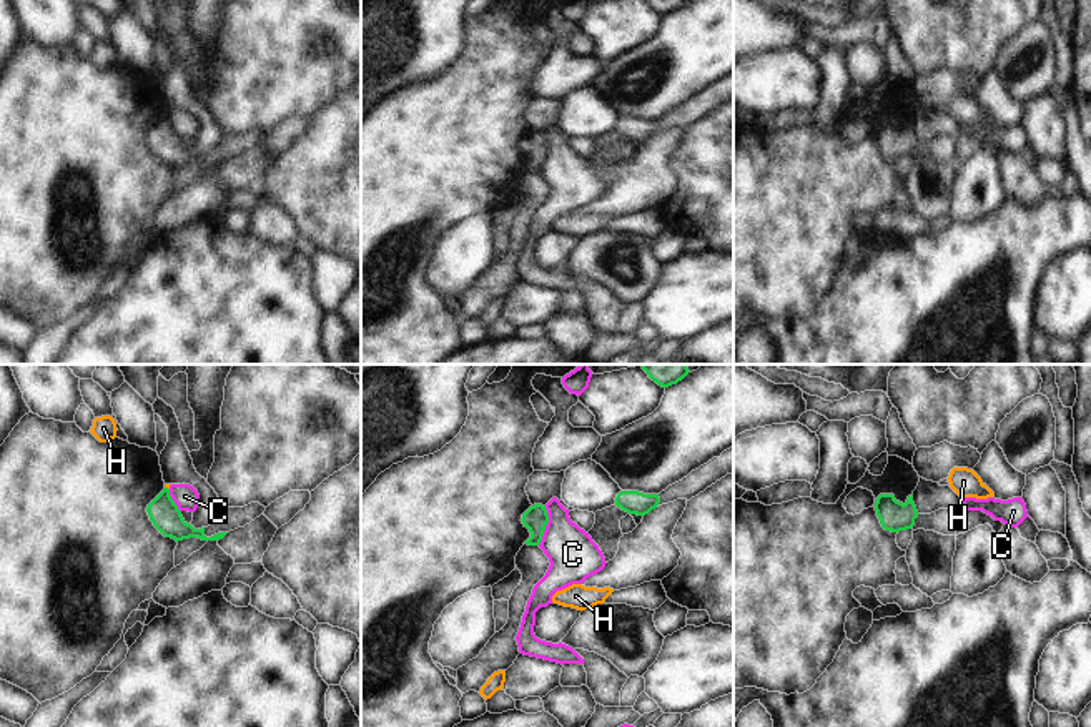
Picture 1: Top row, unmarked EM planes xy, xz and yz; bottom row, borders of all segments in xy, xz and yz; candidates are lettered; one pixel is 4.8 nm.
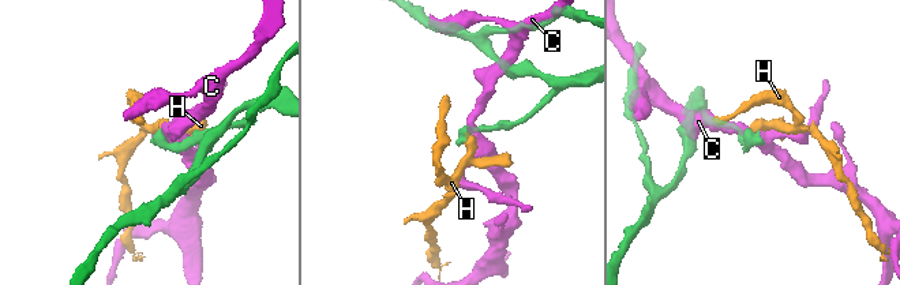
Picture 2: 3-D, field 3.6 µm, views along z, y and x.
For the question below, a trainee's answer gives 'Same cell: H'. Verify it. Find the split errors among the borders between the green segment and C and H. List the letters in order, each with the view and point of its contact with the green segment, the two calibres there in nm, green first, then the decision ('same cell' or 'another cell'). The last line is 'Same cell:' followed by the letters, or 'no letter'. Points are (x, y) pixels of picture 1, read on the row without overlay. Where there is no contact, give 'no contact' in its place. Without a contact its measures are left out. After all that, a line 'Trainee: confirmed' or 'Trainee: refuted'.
C: meets green in xz at (546, 152); 120 nm thick on the green side, 240 nm on the other; another cell
H: meets green in xy at (167, 115); 150 nm thick on the green side, 20 nm on the other; another cell
Same cell: no letter
Trainee: refuted

